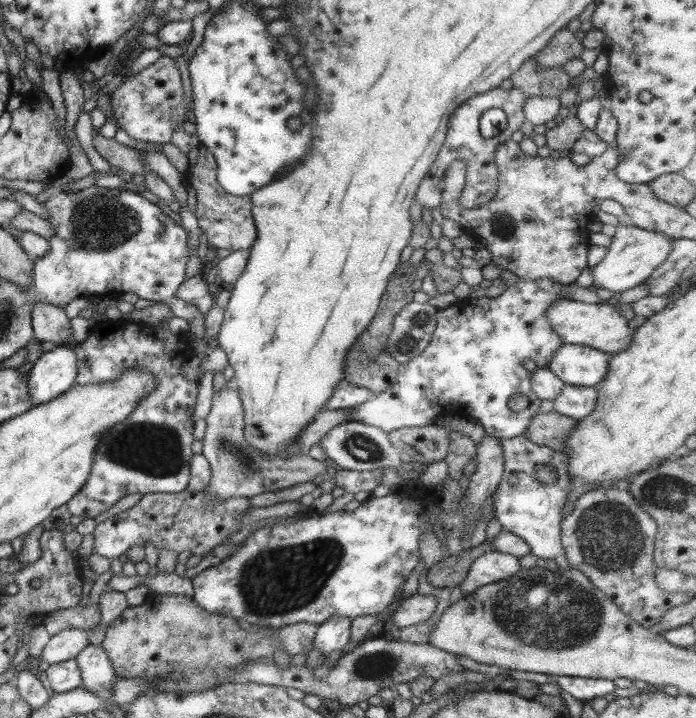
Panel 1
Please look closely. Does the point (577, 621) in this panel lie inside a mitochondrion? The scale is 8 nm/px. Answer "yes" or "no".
yes

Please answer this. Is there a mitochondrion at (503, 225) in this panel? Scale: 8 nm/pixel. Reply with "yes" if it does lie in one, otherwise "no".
yes

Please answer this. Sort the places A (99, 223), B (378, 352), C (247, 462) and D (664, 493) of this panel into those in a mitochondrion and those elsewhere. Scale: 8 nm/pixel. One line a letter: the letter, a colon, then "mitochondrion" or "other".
A: mitochondrion
B: mitochondrion
C: mitochondrion
D: mitochondrion

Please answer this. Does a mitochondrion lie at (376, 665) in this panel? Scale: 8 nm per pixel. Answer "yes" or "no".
yes

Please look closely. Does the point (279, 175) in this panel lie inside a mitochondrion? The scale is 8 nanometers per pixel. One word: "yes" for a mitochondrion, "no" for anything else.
no

